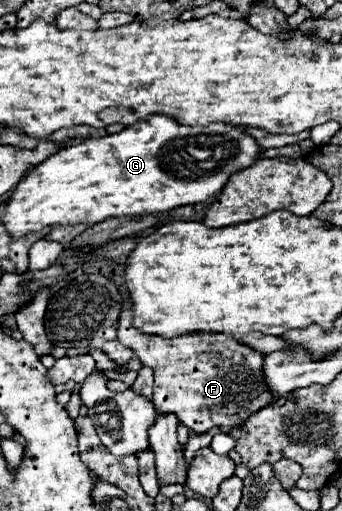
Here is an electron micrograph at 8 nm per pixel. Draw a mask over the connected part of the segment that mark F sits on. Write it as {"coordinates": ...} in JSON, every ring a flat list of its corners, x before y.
{"coordinates":[[124,297,124,309,118,319,118,341,130,347,136,357,154,371,154,407,158,413,174,413,194,433,210,427,222,427,224,433,240,427,260,407,272,403,262,387,260,363,262,355,250,347,242,347,226,333,186,333,172,339,146,335,132,325,132,299]]}

